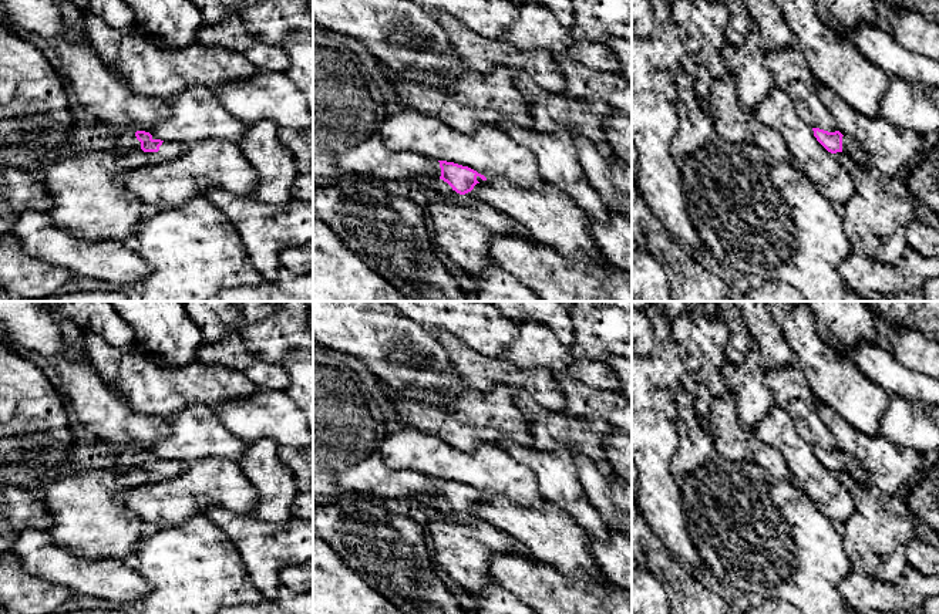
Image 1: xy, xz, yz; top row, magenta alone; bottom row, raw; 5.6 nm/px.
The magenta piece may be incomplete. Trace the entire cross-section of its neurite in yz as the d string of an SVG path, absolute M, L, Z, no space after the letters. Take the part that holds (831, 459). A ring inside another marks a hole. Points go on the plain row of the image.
M812 446L817 459L831 472L844 470L858 483L865 485L869 475L865 468L851 455L844 455L839 449L828 451L819 446Z

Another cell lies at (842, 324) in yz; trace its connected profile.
M805 301L821 338L848 354L856 344L885 344L878 335L874 311L866 301Z

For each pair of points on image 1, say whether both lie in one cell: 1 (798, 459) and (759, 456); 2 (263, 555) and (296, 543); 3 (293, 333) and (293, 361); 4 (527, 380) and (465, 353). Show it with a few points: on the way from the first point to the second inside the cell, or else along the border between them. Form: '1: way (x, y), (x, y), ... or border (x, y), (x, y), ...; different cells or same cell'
1: border (757, 437), (784, 459), (796, 482); different cells
2: way (272, 546), (288, 543); same cell
3: border (298, 348), (292, 348), (280, 363); different cells
4: way (511, 375), (485, 373), (481, 368); same cell

